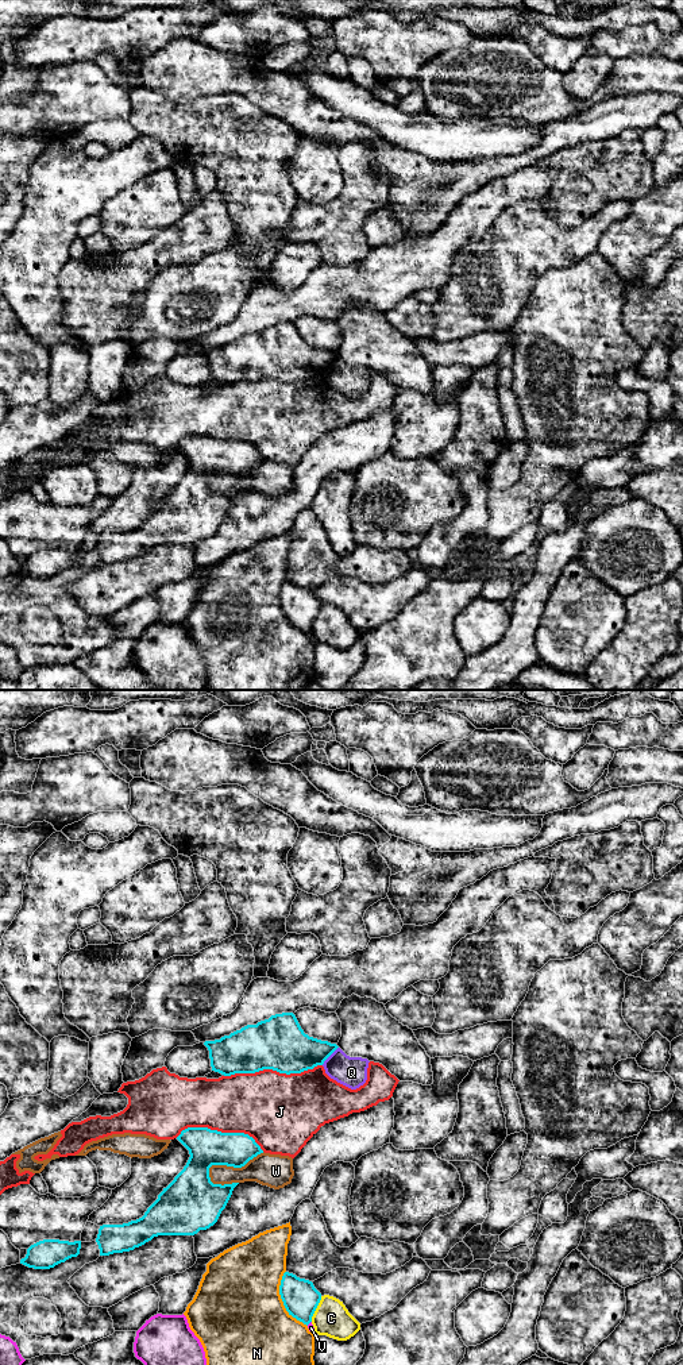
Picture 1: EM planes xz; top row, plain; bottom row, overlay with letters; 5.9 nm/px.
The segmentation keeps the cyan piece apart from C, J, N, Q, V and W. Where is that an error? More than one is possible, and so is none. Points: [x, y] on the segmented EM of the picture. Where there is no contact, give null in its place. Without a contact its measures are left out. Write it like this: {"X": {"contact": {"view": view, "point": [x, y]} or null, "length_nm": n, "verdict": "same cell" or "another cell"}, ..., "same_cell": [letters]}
{"C": {"contact": {"view": "xz", "point": [316, 1307]}, "length_nm": 170, "verdict": "another cell"}, "J": {"contact": {"view": "xz", "point": [273, 1069]}, "length_nm": 600, "verdict": "another cell"}, "N": {"contact": {"view": "xz", "point": [282, 1300]}, "length_nm": 360, "verdict": "another cell"}, "Q": {"contact": {"view": "xz", "point": [330, 1055]}, "length_nm": 150, "verdict": "another cell"}, "V": {"contact": {"view": "xz", "point": [308, 1323]}, "length_nm": 40, "verdict": "another cell"}, "W": {"contact": {"view": "xz", "point": [230, 1165]}, "length_nm": 360, "verdict": "another cell"}, "same_cell": []}

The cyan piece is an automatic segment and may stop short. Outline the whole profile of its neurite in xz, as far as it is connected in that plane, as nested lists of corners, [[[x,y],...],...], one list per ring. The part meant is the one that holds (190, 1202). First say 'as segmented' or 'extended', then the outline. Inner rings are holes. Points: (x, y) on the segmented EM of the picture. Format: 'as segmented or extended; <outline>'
as segmented; [[[188,1127],[177,1140],[189,1150],[186,1165],[142,1218],[123,1225],[100,1226],[96,1238],[100,1256],[134,1250],[158,1235],[194,1235],[209,1229],[239,1184],[213,1184],[209,1168],[242,1168],[263,1153],[255,1140],[244,1133]]]

